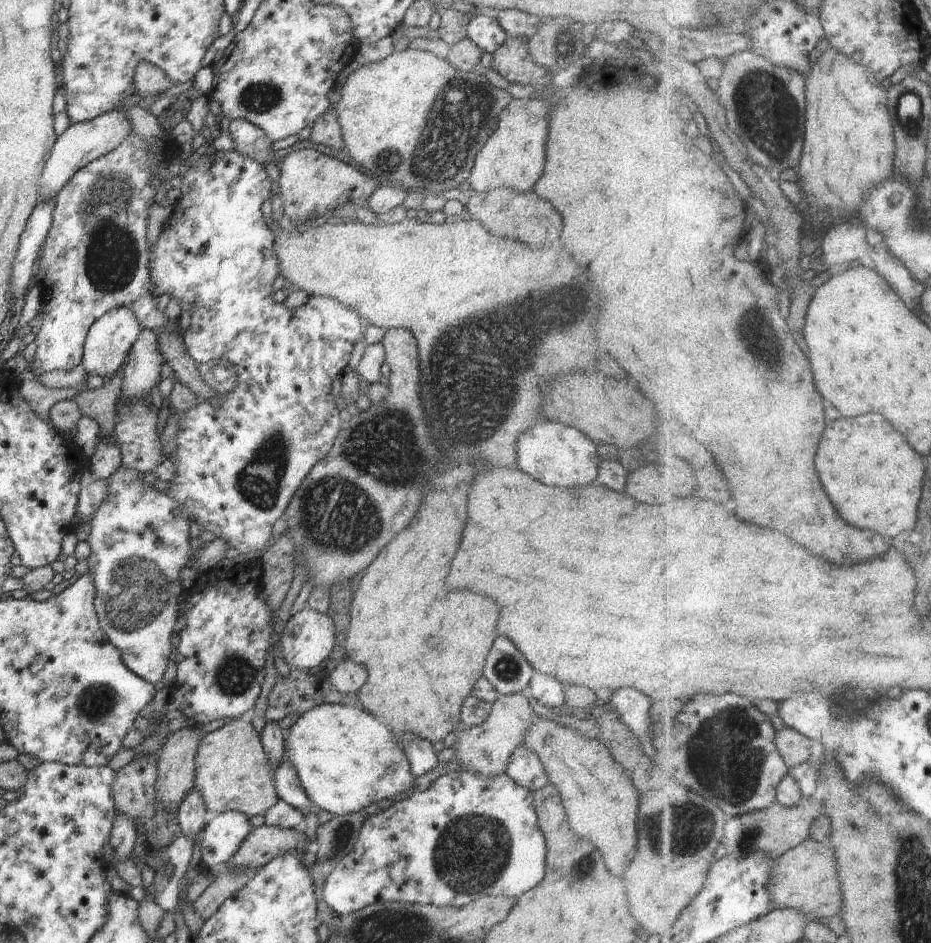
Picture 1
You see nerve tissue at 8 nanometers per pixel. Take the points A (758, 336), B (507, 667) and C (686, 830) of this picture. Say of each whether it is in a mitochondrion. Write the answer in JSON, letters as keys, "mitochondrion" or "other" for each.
{"A":"mitochondrion","B":"mitochondrion","C":"mitochondrion"}

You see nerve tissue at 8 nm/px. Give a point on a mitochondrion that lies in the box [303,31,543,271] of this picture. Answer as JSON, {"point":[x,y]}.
{"point":[451,129]}

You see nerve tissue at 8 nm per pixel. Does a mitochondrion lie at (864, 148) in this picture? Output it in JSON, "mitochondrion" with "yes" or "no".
{"mitochondrion":"no"}

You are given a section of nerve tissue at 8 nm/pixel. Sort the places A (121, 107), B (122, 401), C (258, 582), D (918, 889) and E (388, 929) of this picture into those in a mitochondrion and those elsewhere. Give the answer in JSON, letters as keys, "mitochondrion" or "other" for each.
{"A":"other","B":"other","C":"other","D":"mitochondrion","E":"mitochondrion"}

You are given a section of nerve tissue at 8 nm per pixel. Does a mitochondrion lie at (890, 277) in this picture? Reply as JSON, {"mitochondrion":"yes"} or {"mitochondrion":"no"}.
{"mitochondrion":"no"}

